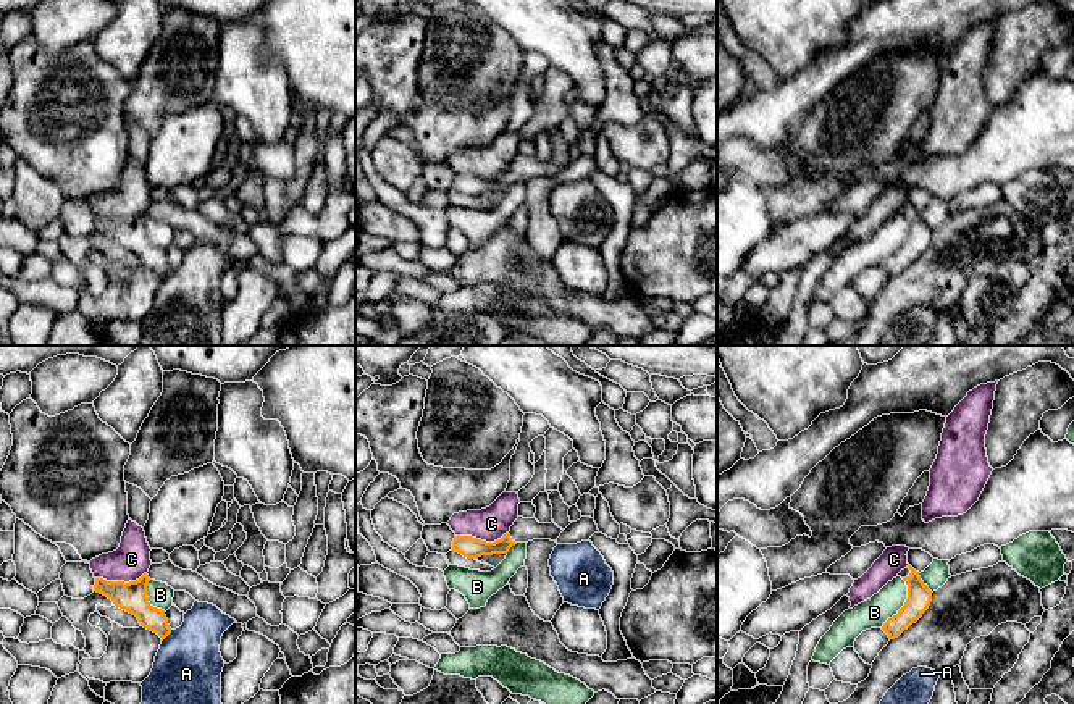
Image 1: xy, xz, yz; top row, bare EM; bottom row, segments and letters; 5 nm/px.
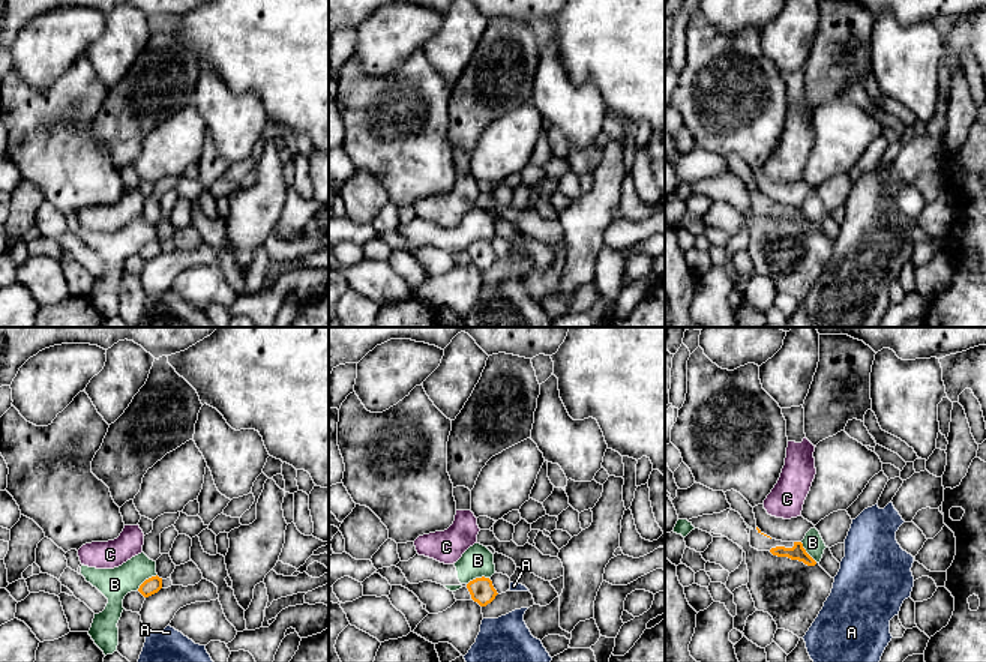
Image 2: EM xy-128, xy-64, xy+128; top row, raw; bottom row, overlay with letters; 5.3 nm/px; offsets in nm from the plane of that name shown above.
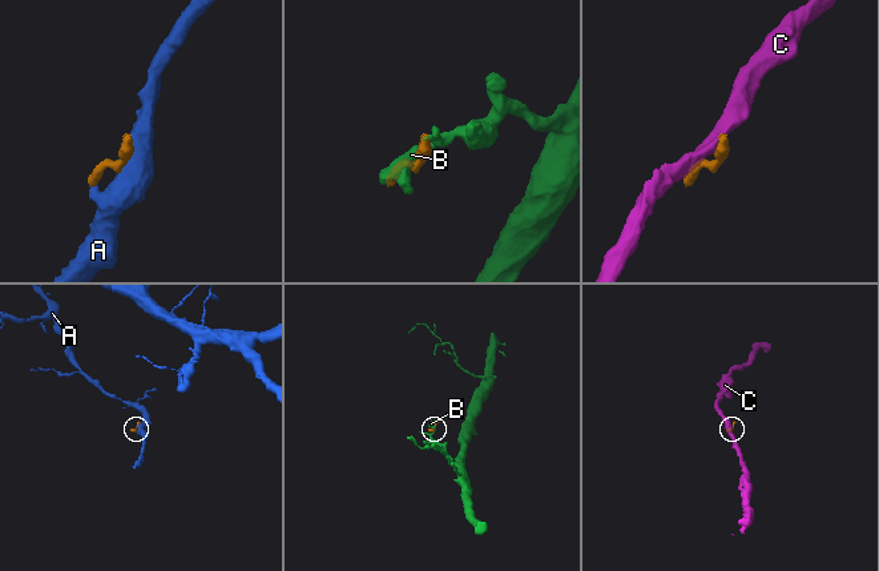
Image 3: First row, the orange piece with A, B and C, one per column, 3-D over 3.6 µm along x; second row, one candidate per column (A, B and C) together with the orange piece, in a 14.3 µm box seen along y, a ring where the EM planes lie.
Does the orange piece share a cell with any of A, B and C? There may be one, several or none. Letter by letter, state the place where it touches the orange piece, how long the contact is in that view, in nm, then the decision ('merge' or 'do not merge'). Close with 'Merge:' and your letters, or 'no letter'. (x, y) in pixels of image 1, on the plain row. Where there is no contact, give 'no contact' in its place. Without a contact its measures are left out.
A: xy (167, 273) | 80 nm | do not merge
B: yz (905, 243) | 280 nm | do not merge
C: xz (482, 180) | 260 nm | do not merge
Merge: no letter

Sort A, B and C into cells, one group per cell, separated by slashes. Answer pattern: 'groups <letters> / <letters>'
groups A / B / C

